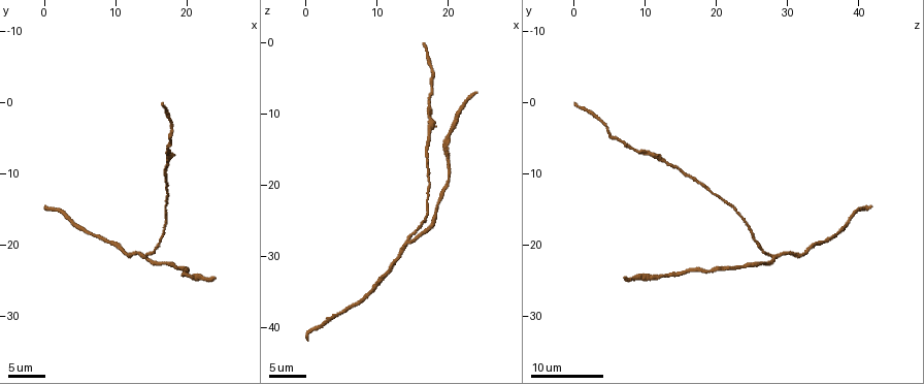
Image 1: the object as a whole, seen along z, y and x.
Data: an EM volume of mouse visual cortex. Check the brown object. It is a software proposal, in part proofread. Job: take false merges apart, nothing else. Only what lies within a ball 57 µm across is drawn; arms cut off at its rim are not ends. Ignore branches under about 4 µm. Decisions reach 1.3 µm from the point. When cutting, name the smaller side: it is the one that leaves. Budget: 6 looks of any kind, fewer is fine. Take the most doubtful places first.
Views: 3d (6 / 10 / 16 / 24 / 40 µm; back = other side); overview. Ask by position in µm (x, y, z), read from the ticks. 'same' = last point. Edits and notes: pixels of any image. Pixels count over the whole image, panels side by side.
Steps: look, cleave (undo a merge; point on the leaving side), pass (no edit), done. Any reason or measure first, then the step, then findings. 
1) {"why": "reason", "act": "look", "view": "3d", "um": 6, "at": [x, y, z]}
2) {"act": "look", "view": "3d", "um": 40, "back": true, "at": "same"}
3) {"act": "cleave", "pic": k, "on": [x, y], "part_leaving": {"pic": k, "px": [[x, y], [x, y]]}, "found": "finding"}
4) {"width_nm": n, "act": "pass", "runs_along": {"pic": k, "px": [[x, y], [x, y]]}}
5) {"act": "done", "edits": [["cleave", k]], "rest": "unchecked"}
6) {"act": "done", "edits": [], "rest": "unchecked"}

{"why": "three-way junction", "act": "look", "view": "3d", "um": 10, "at": [14.5, 22.0, 28.5]}

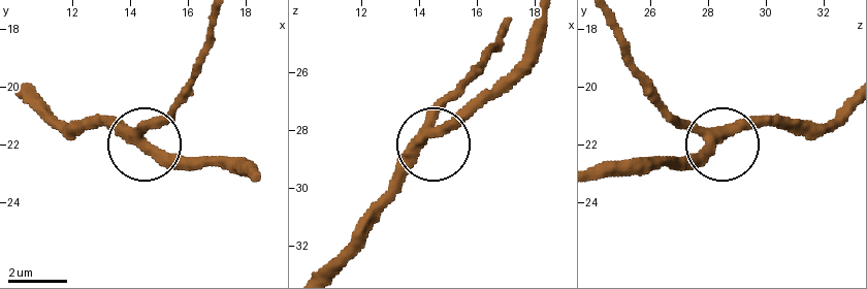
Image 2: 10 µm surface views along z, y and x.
{"arms": 3, "act": "pass", "found": "all the same neuron"}

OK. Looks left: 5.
{"why": "sudden change in width", "act": "look", "view": "3d", "um": 10, "at": [18.0, 2.5, 4.0]}

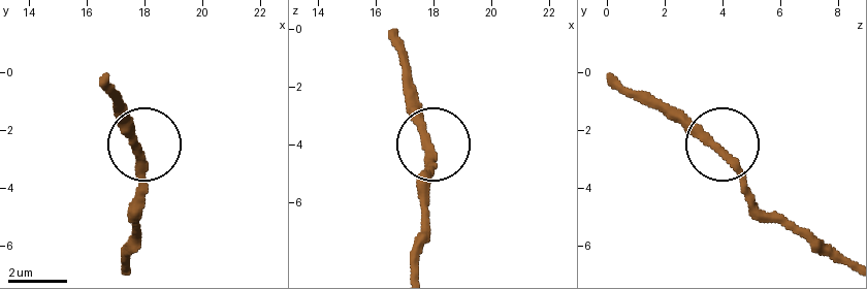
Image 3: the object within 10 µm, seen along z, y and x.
{"act": "pass", "runs_along": {"pic": 3, "px": [[416, 268], [430, 158], [416, 94]]}, "found": "all the same neuron"}

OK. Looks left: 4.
{"why": "sudden change in width", "act": "look", "view": "3d", "um": 10, "at": [17.5, 8.0, 12.5]}

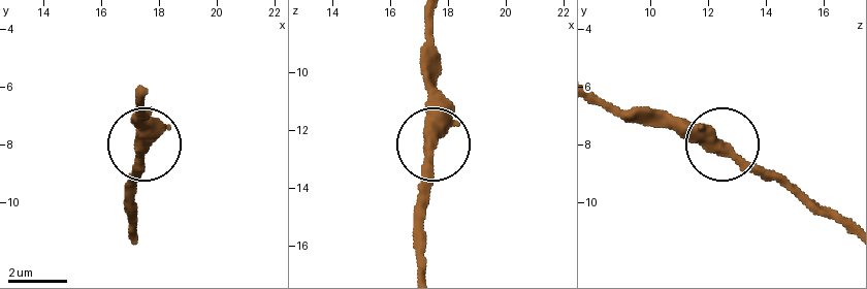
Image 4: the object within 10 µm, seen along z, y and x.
{"act": "look", "view": "3d", "um": 6, "at": [17.3, 8.1, 12.4]}

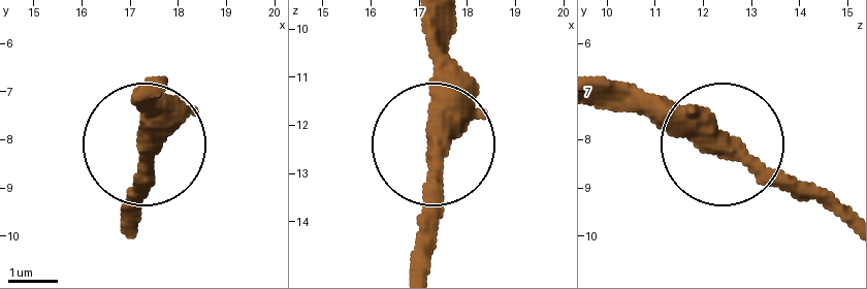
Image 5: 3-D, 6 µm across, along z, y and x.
{"width_nm": 390, "act": "pass", "runs_along": {"pic": 5, "px": [[846, 223], [600, 87]]}, "found": "one neuron here"}

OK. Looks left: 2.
{"act": "done", "edits": [], "rest": "unchecked"}

